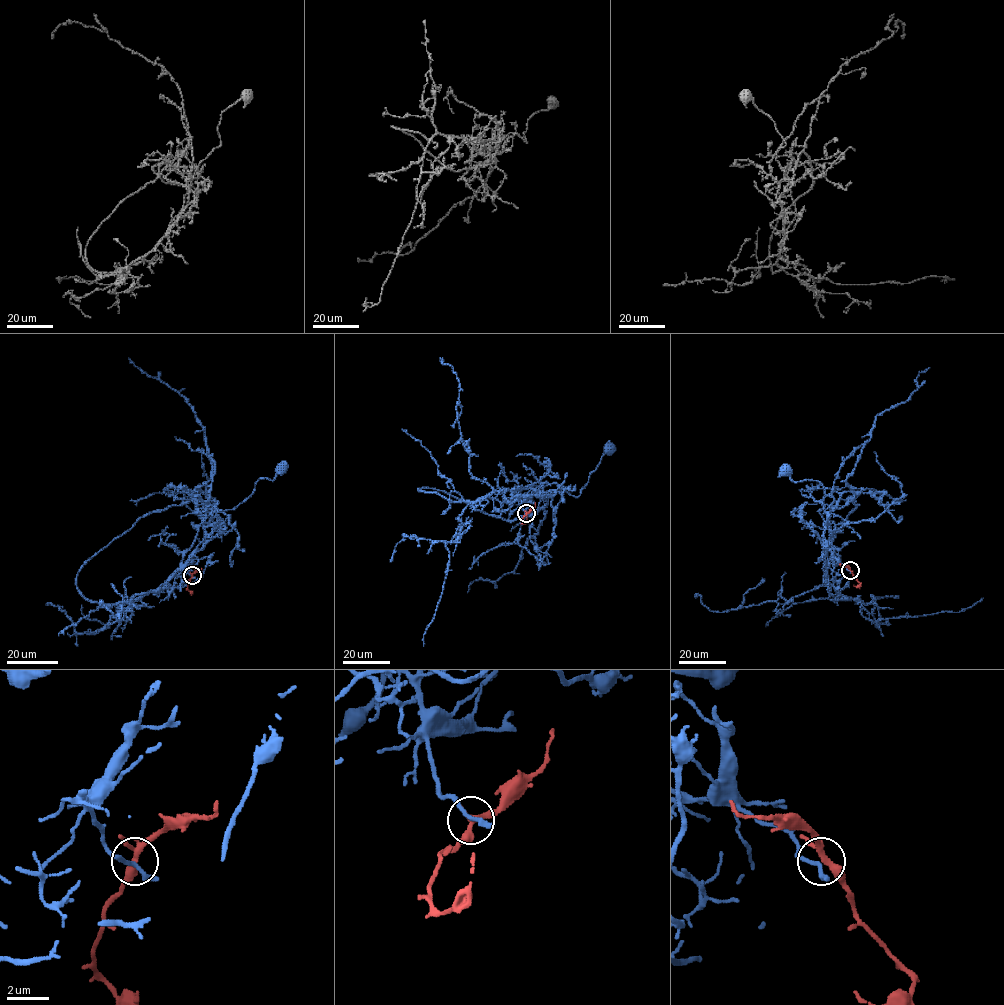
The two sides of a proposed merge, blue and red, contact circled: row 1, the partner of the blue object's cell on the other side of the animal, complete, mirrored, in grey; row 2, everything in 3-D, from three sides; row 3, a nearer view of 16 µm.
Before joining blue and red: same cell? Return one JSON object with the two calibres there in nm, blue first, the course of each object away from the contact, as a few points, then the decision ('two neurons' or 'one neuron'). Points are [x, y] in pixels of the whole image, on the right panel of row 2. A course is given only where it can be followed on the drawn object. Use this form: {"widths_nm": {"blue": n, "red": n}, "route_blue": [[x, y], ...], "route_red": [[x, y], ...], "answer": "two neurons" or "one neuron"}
{"widths_nm": {"blue": 180, "red": 240}, "route_blue": [[850, 570], [830, 564], [824, 544], [820, 510], [834, 498], [818, 481], [794, 482], [783, 472]], "route_red": [[850, 570], [860, 583], [857, 587], [853, 585]], "answer": "two neurons"}

